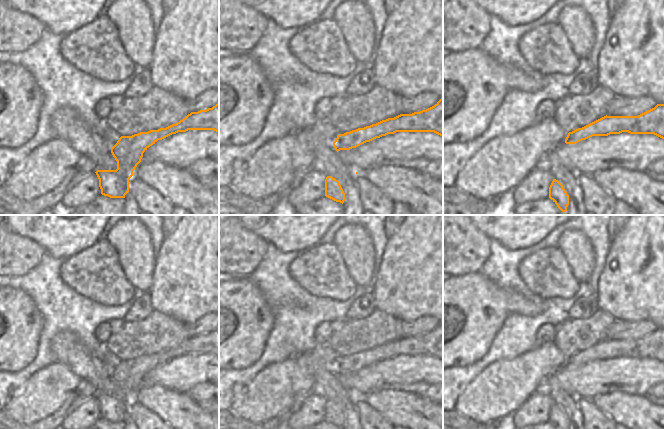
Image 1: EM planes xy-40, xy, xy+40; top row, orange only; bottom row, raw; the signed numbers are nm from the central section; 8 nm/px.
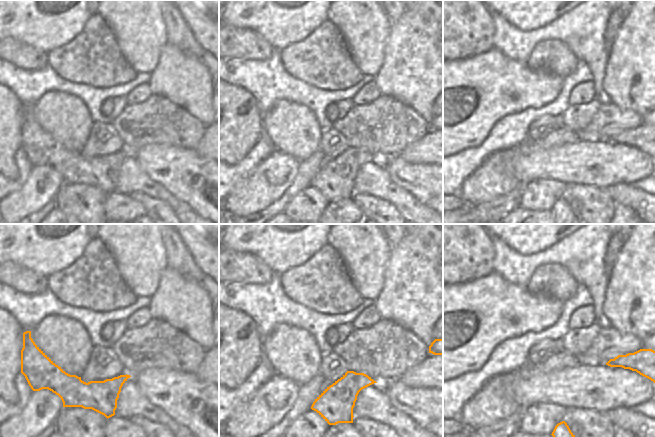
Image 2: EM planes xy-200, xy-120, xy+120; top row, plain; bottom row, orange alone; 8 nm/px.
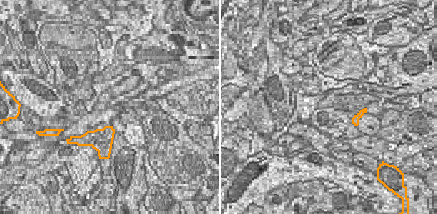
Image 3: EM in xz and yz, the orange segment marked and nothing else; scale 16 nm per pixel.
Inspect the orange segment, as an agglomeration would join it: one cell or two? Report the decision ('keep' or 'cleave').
keep

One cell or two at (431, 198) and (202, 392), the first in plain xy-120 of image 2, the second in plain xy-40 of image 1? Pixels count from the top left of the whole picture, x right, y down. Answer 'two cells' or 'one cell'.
one cell

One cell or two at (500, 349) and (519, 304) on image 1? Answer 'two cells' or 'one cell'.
two cells

